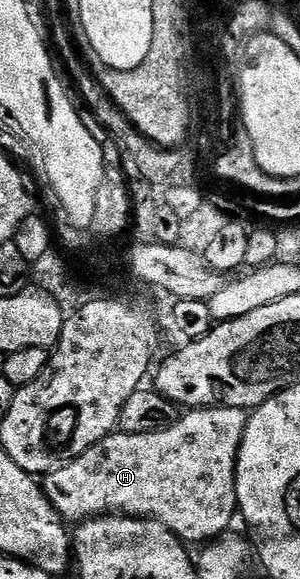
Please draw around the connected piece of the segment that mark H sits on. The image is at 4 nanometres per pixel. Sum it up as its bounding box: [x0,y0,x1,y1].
[44,407,250,545]

